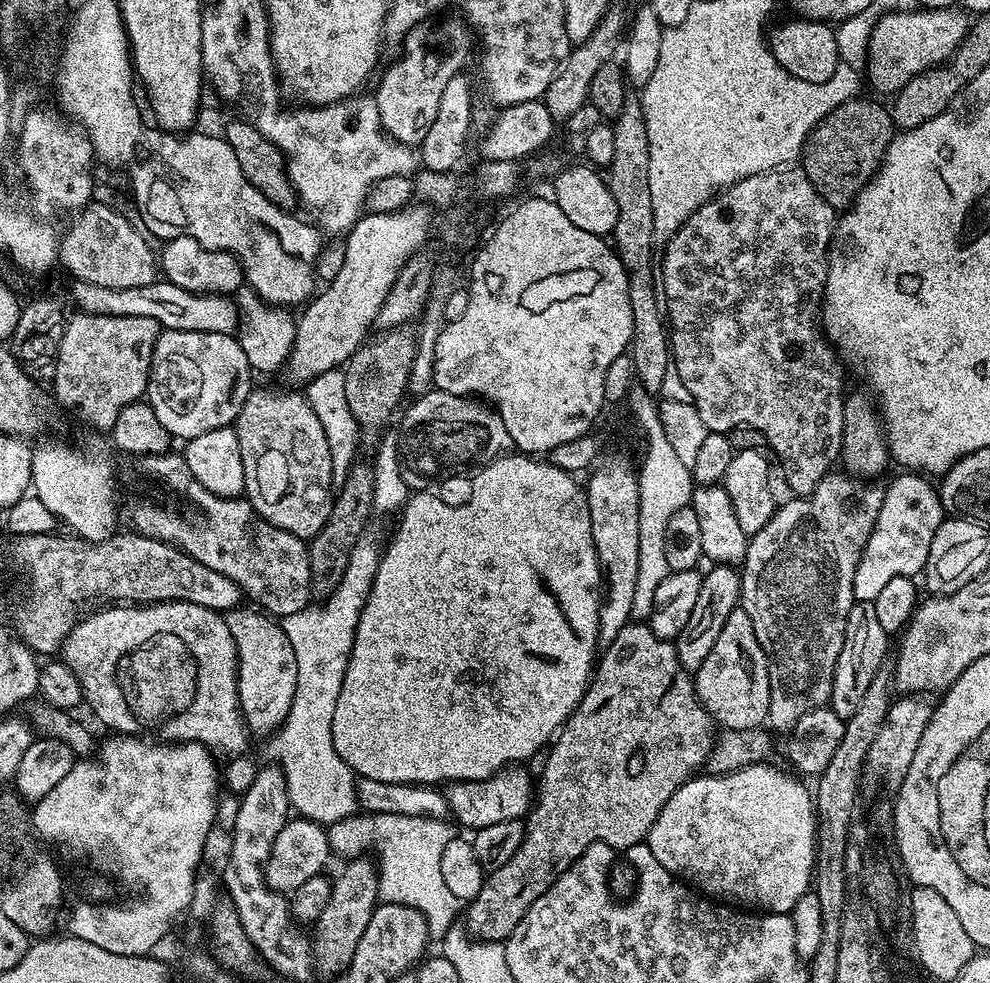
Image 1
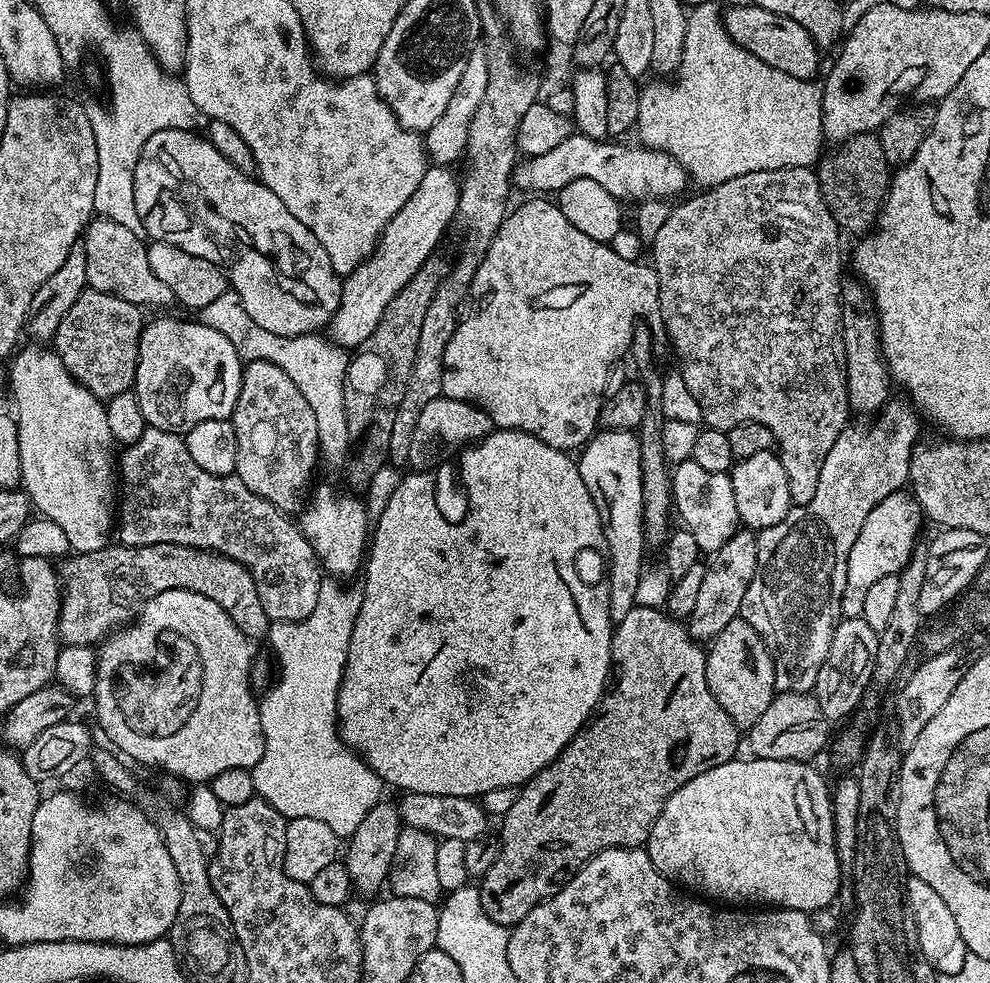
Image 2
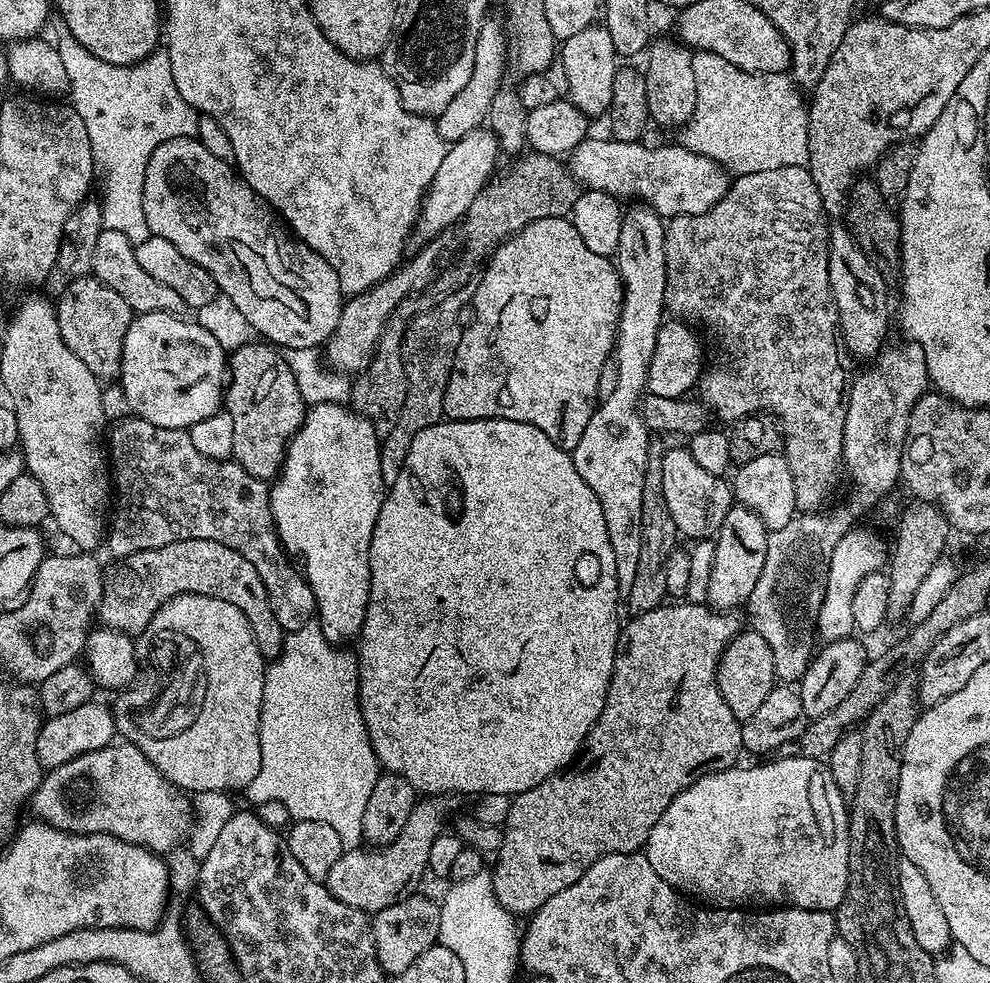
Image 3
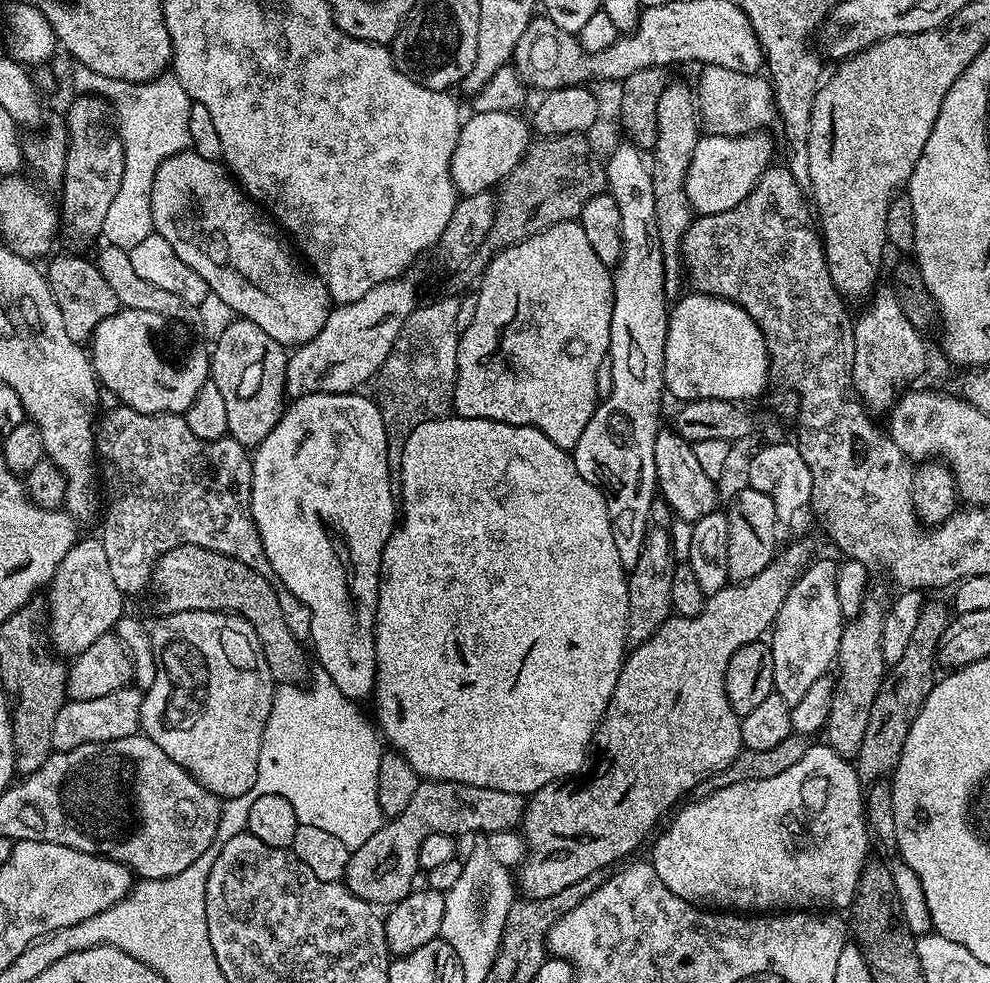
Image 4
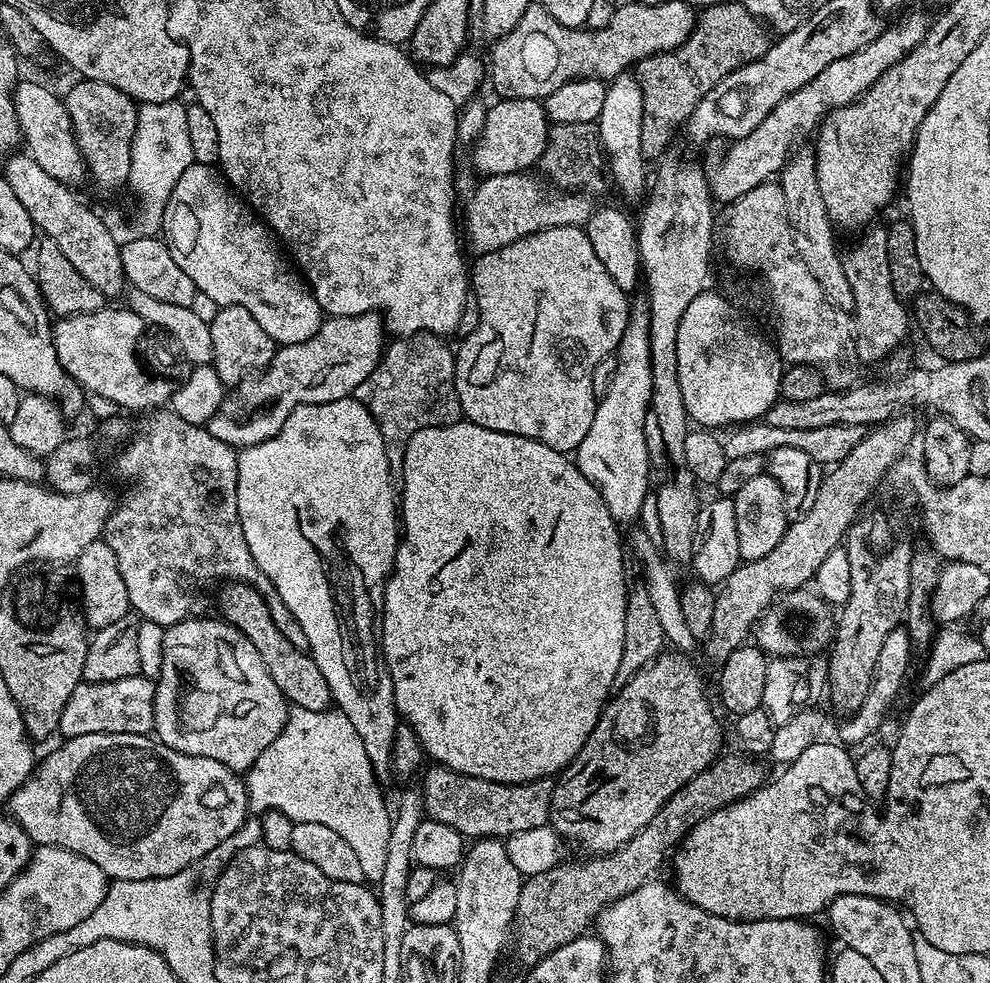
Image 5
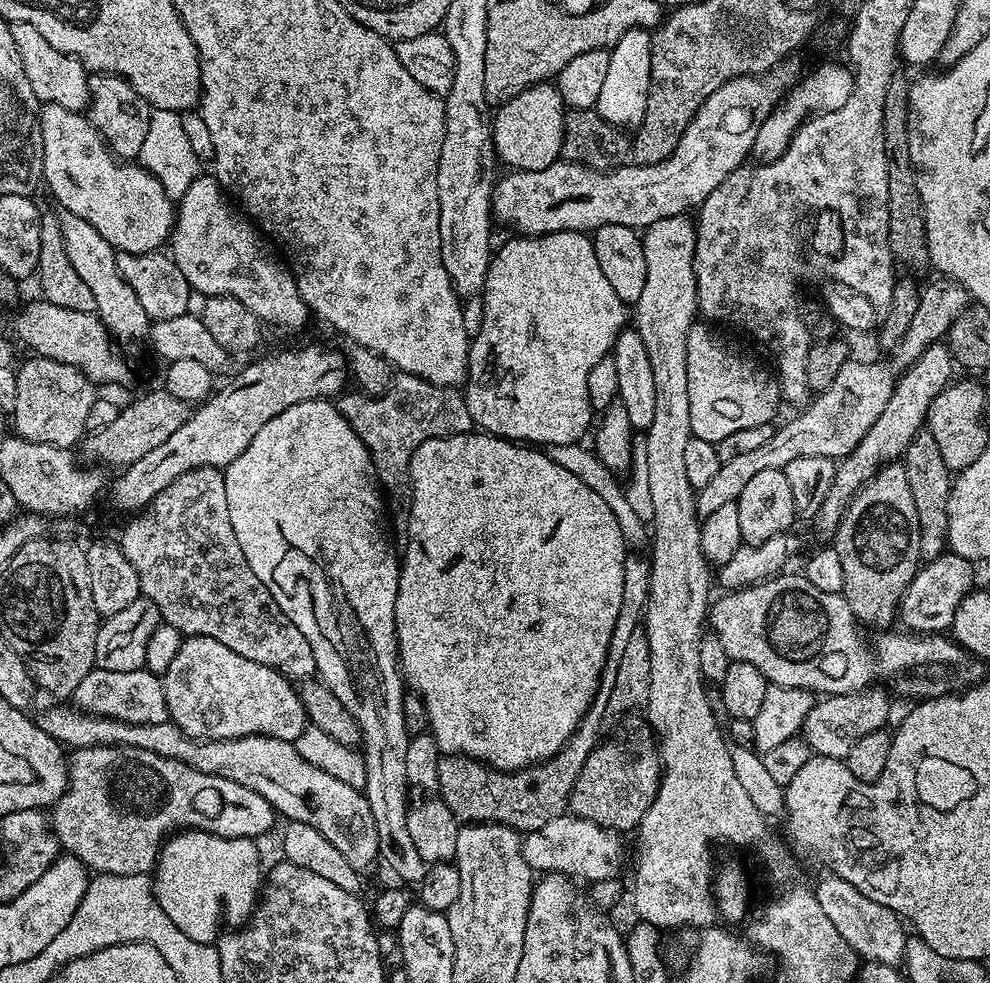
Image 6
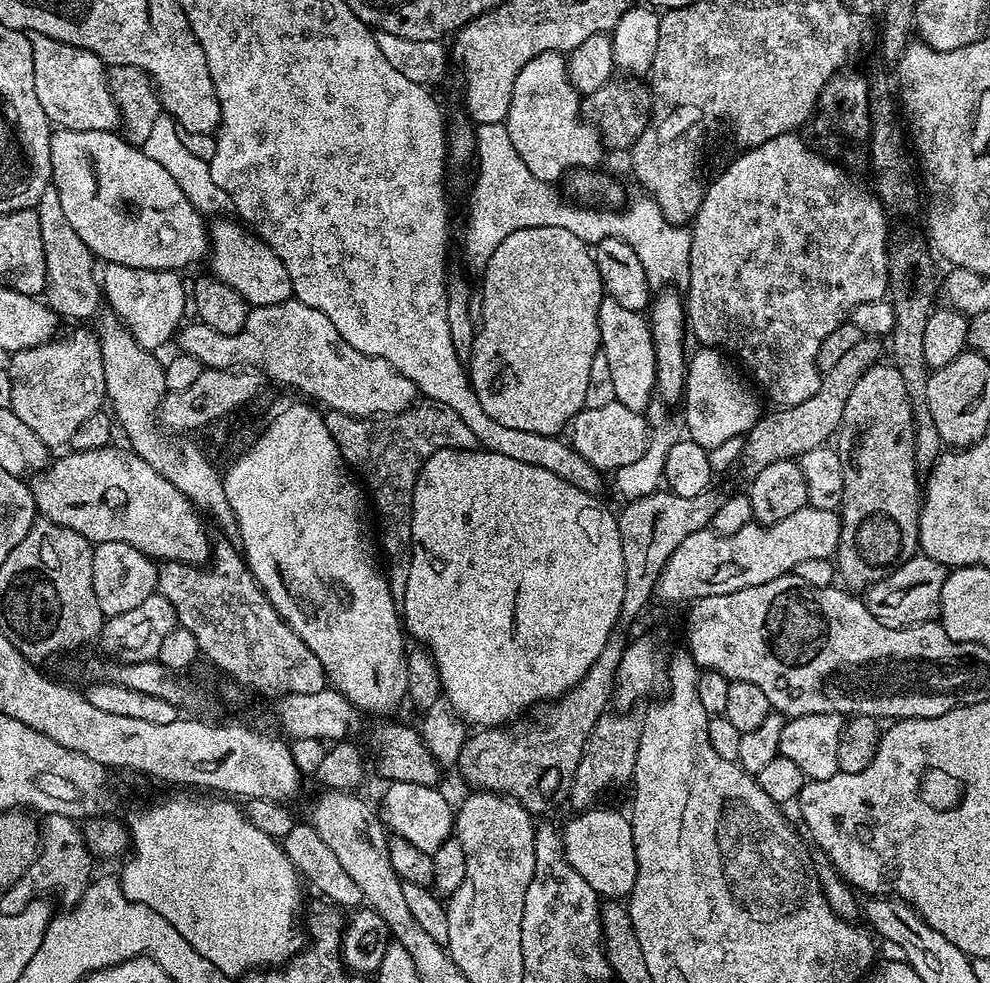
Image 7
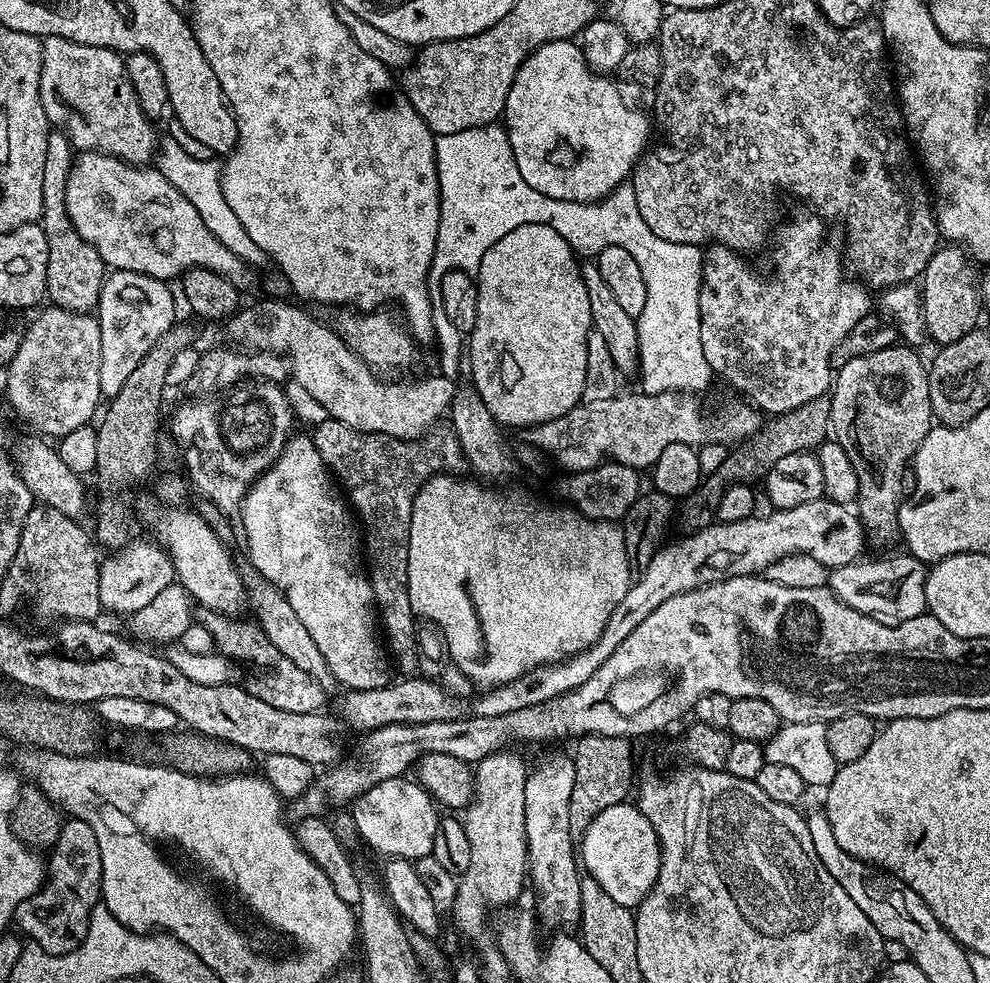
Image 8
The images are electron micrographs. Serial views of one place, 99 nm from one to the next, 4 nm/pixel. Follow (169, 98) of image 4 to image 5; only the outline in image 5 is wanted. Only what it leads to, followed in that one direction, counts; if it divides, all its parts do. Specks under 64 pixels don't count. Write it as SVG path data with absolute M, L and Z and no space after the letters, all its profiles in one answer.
M179 99L170 102L150 102L137 107L138 122L130 150L130 174L127 187L137 196L136 213L127 224L120 216L104 216L104 225L114 234L118 243L125 244L134 238L156 236L161 231L166 202L178 178L192 163L190 133L186 123L186 107Z

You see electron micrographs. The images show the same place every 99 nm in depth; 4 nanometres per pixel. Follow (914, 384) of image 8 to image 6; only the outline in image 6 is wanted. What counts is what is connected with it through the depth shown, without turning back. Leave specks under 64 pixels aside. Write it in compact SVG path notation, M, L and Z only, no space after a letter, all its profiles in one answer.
M903 463L885 464L848 503L834 537L842 562L842 595L865 629L884 630L898 616L900 599L922 559L919 522Z

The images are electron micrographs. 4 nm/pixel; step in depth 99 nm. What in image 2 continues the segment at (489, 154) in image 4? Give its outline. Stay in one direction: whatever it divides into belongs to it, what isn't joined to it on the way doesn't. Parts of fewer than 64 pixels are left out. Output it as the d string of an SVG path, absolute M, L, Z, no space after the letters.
M429 166L422 182L418 182L418 190L406 198L406 206L390 218L380 235L376 248L363 260L349 276L343 277L340 290L340 305L332 316L330 325L330 340L345 350L355 350L360 347L370 334L374 334L374 326L382 318L386 306L418 274L422 262L437 251L444 231L456 219L456 207L460 197L460 180L448 166Z

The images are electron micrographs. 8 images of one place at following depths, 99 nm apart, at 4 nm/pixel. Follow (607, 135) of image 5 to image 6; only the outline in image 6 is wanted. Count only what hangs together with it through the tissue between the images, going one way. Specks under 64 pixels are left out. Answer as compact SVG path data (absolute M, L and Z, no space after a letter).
M635 28L610 49L610 66L602 91L598 93L595 112L615 128L635 130L646 114L646 102L650 94L650 62L652 61L652 32L647 28Z

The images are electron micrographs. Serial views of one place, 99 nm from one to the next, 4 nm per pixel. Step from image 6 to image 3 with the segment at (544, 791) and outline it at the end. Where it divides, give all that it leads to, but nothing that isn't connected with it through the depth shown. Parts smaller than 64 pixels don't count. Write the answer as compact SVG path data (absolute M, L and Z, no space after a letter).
M447 795L417 799L410 818L406 818L406 826L394 842L383 846L349 848L330 866L326 886L338 902L346 902L346 906L354 906L358 910L375 914L386 910L386 906L394 906L394 902L403 900L417 891L420 879L428 872L430 862L430 846L434 846L434 838L445 831L444 823L448 820L448 811L452 804Z

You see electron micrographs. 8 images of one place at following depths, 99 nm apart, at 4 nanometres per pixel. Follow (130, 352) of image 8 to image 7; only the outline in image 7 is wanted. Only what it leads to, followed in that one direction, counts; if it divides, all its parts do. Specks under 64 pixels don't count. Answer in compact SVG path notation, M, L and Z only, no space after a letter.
M105 263L102 268L102 296L125 328L149 350L160 350L177 335L184 317L186 294L179 271L135 269L134 266Z

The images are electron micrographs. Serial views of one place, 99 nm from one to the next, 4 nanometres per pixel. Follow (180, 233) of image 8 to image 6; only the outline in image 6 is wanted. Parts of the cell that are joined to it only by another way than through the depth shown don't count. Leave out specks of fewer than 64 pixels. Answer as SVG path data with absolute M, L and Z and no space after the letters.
M47 103L39 113L43 138L43 181L46 186L48 184L53 196L62 206L61 209L84 218L117 251L142 254L161 249L171 237L176 209L162 184L139 163L117 160L83 113Z

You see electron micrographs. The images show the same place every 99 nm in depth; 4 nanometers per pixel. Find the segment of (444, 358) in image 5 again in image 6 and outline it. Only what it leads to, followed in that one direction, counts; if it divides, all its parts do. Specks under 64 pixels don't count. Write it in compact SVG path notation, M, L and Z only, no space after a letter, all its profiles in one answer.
M409 372L393 375L387 388L379 396L369 396L359 390L347 392L335 401L336 409L346 418L346 422L350 422L358 438L362 438L362 442L368 447L372 465L376 467L376 479L390 497L391 511L392 508L396 511L396 520L400 526L407 525L410 507L408 467L414 450L419 444L435 436L453 436L473 431L470 410L456 388L431 384L422 378L411 376Z

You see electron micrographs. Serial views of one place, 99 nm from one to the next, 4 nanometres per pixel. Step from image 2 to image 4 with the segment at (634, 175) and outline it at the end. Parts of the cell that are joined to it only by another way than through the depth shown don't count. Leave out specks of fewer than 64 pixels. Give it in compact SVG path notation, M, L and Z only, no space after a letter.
M767 131L748 132L744 136L714 136L701 135L700 141L694 146L694 154L690 158L690 166L686 170L684 189L688 205L692 207L696 216L709 216L710 214L722 214L722 210L734 210L750 190L758 182L760 175L773 163L772 140Z

